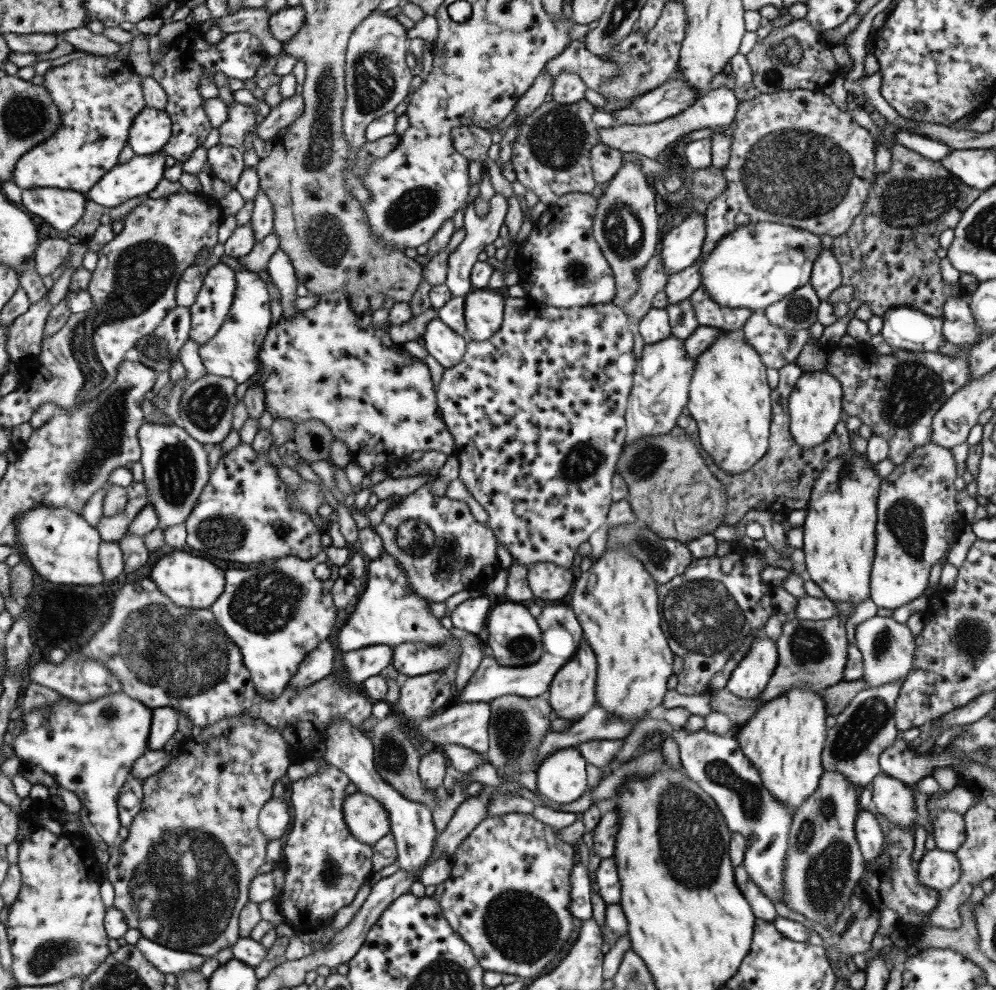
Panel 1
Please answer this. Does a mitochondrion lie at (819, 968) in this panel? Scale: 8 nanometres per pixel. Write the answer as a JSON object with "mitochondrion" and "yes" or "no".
{"mitochondrion":"no"}

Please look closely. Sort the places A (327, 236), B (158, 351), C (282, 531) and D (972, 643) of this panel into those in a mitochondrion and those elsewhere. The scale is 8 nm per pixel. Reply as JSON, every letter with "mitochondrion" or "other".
{"A":"mitochondrion","B":"mitochondrion","C":"other","D":"mitochondrion"}

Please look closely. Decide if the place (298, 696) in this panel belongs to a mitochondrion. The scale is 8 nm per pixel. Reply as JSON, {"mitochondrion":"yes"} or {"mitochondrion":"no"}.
{"mitochondrion":"no"}

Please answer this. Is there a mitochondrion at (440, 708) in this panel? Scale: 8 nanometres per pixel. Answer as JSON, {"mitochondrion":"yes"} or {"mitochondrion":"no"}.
{"mitochondrion":"no"}

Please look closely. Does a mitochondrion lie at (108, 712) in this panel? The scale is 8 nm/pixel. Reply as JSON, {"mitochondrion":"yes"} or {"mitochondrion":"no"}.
{"mitochondrion":"yes"}

